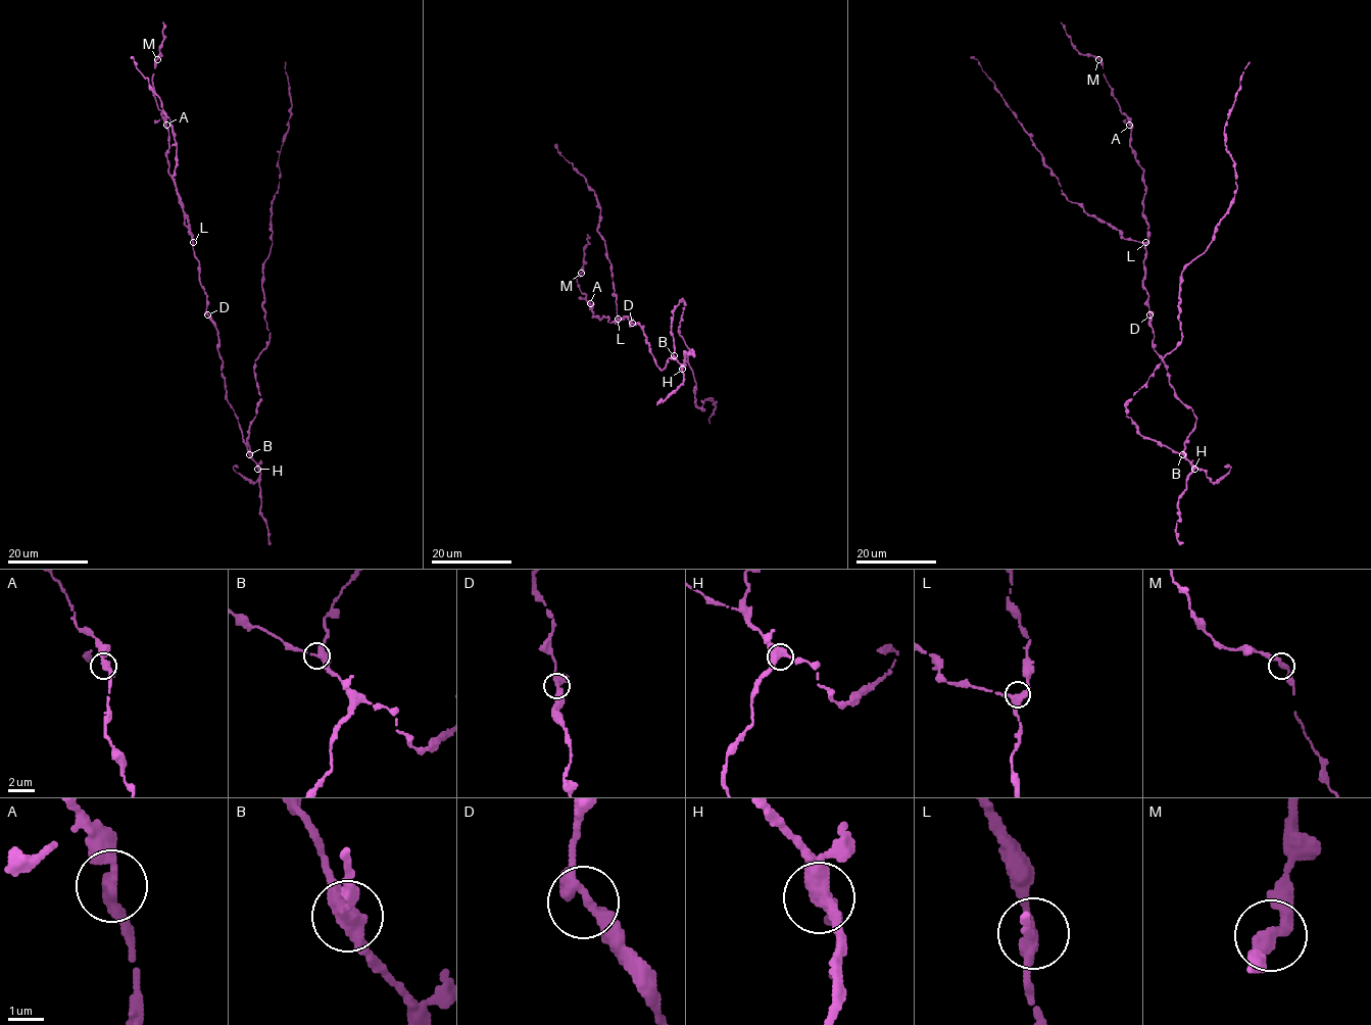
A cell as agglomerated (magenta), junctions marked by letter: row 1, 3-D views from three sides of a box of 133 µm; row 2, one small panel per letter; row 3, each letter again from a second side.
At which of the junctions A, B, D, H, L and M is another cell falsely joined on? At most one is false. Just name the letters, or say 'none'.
B

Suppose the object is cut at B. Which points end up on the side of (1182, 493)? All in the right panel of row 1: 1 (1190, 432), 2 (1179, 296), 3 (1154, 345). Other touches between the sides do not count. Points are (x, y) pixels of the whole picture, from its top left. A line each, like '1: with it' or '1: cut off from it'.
1: with it
2: cut off from it
3: with it

